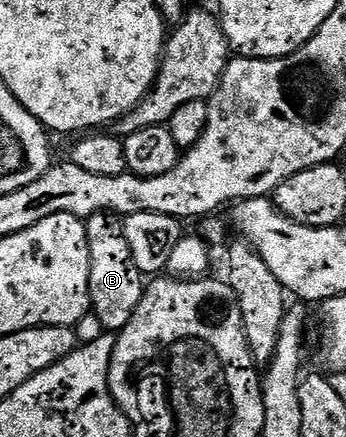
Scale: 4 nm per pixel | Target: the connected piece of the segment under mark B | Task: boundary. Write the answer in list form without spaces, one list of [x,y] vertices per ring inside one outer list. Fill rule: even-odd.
[[[99,212],[87,217],[86,234],[90,250],[90,312],[101,324],[101,329],[118,334],[130,322],[138,302],[144,296],[145,277],[134,266],[134,254],[130,254],[130,242],[126,242],[126,230],[121,217],[111,212]]]

